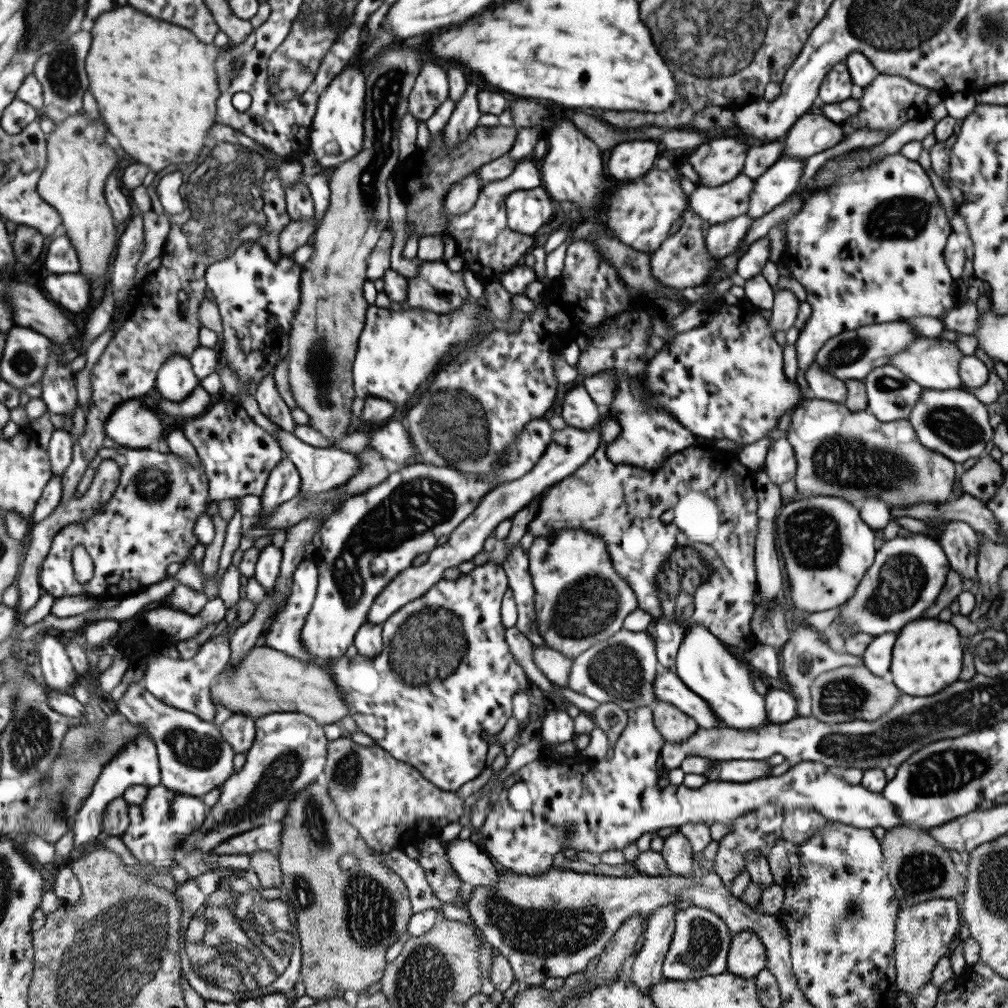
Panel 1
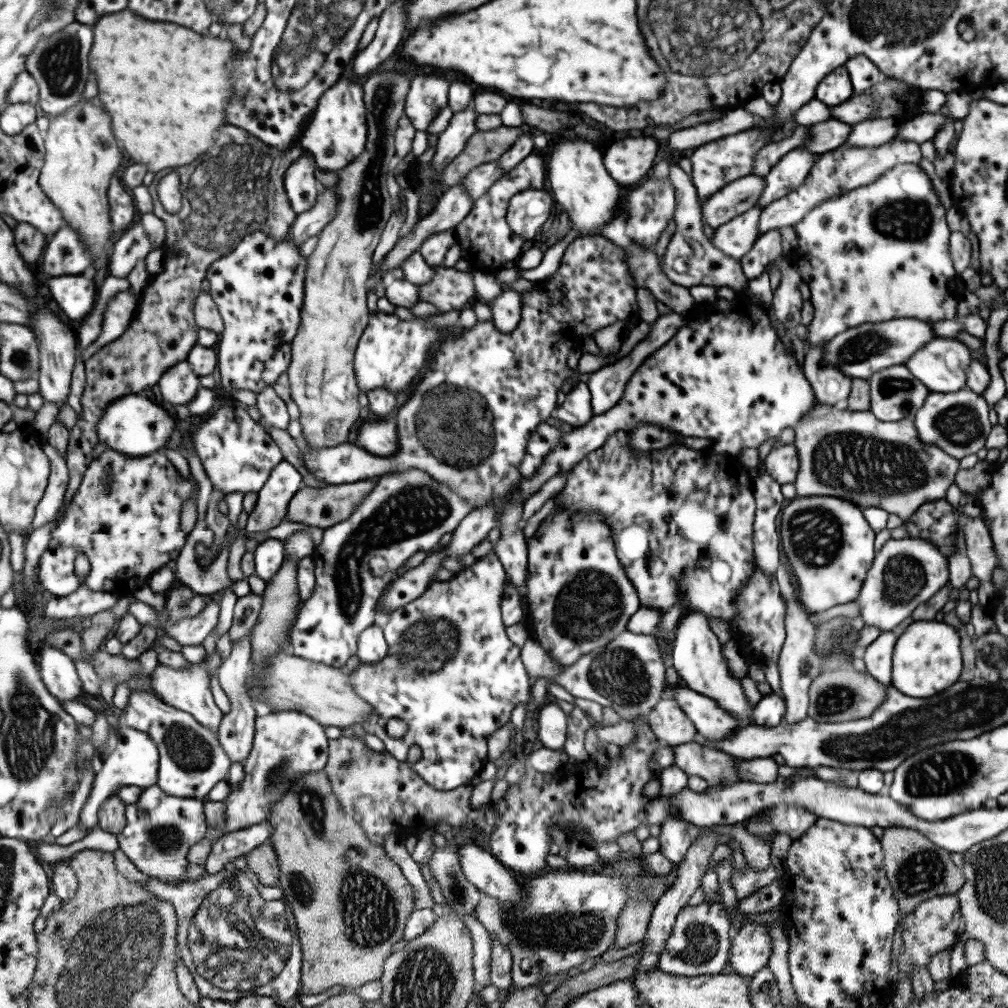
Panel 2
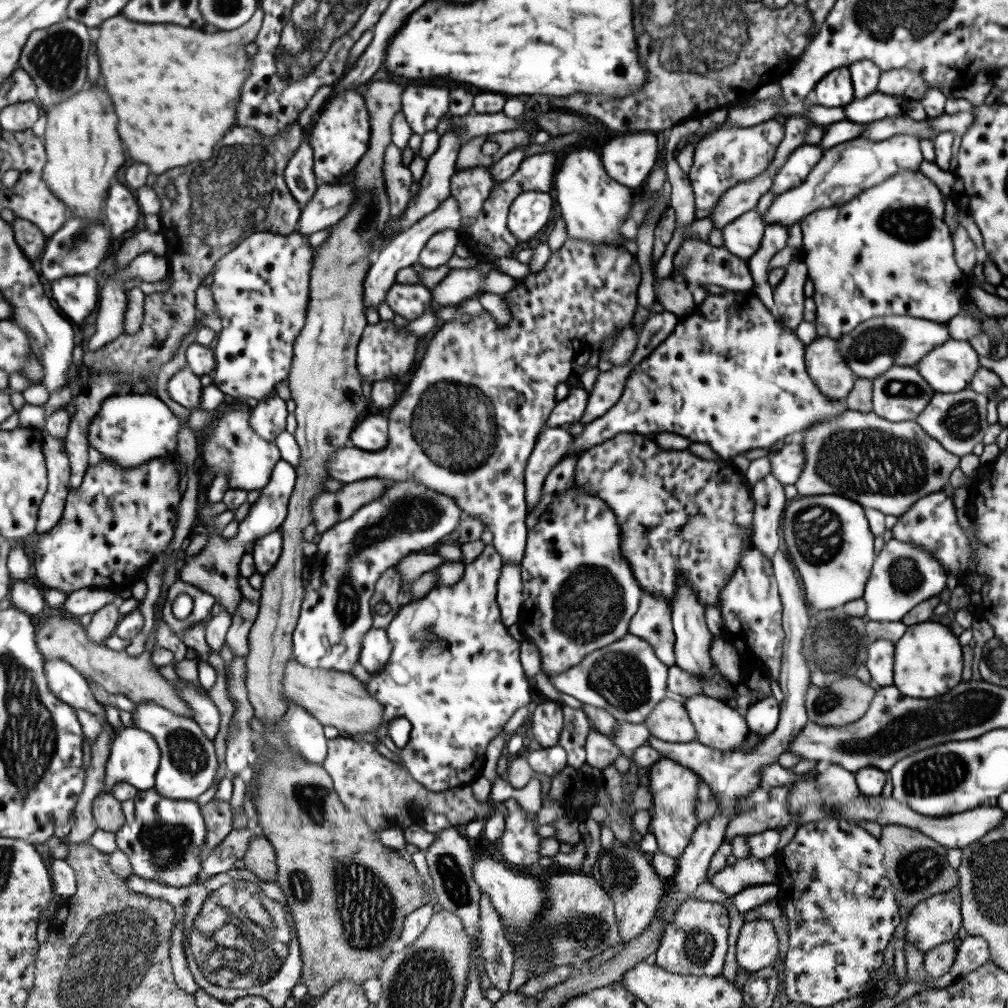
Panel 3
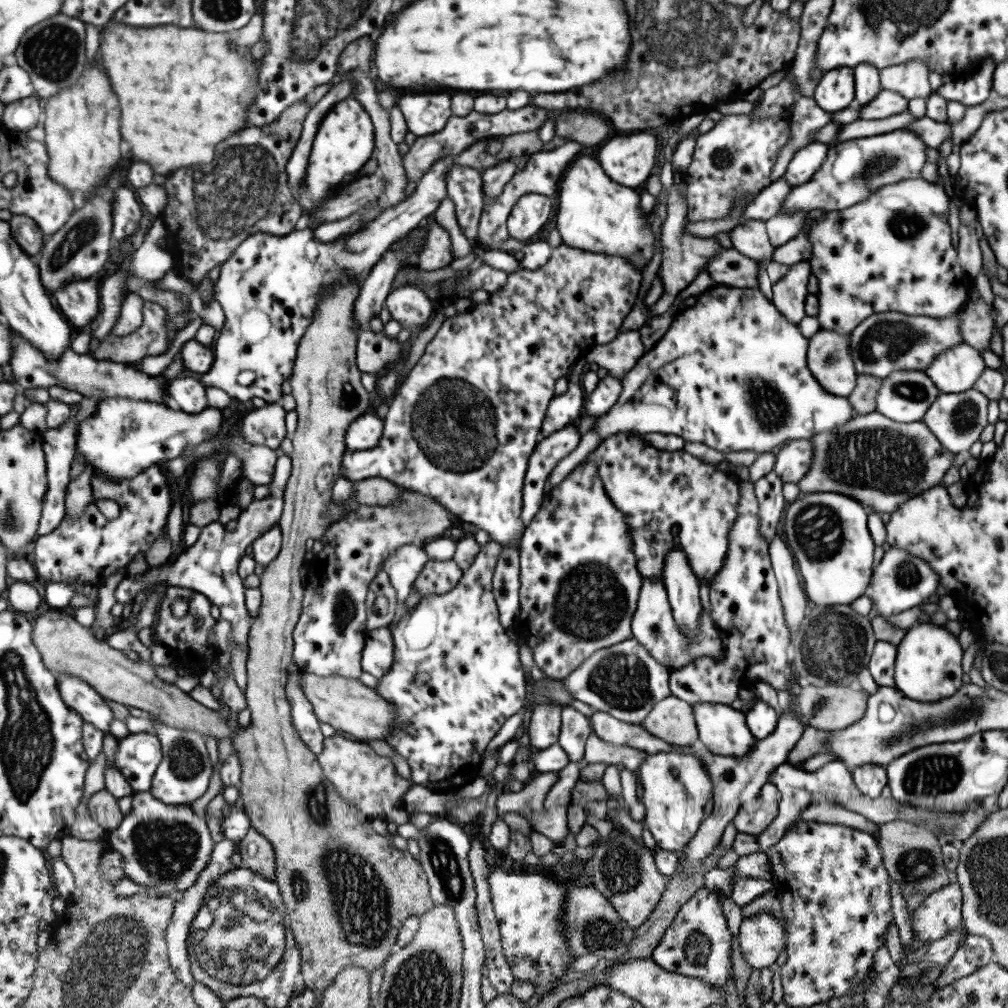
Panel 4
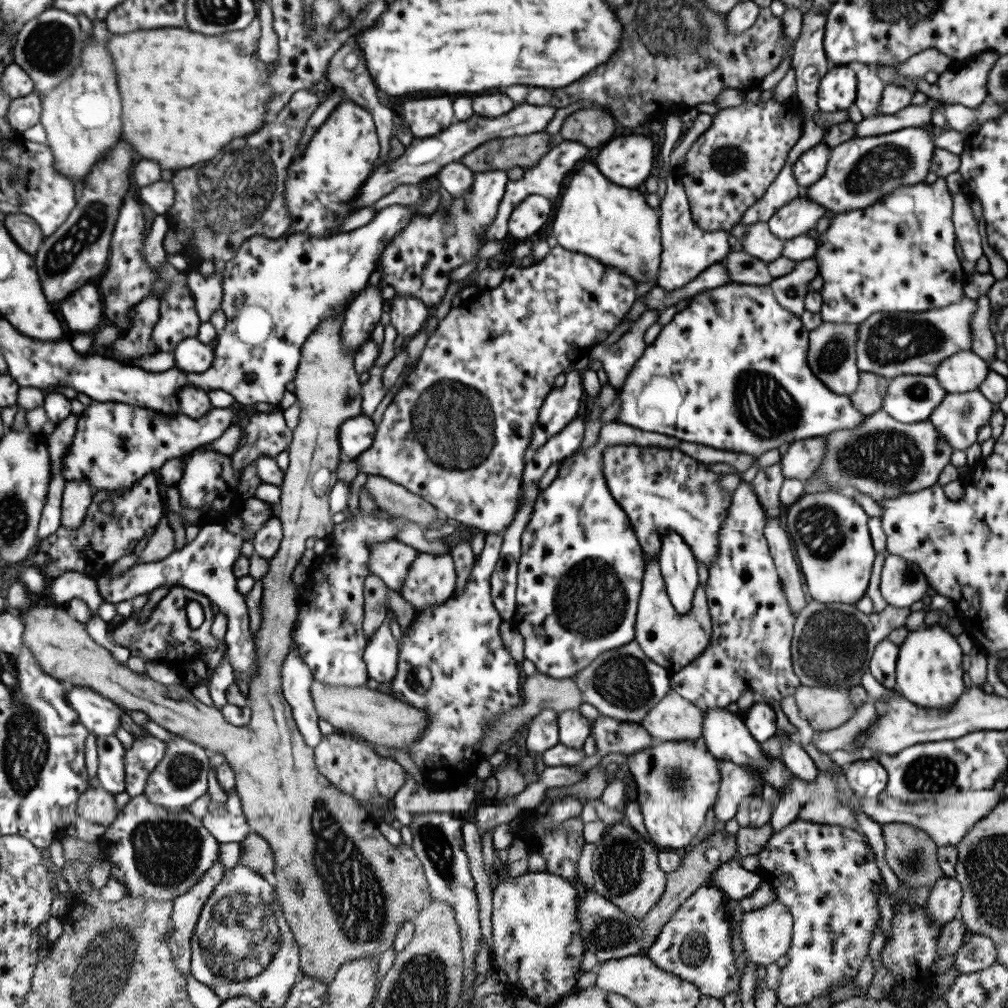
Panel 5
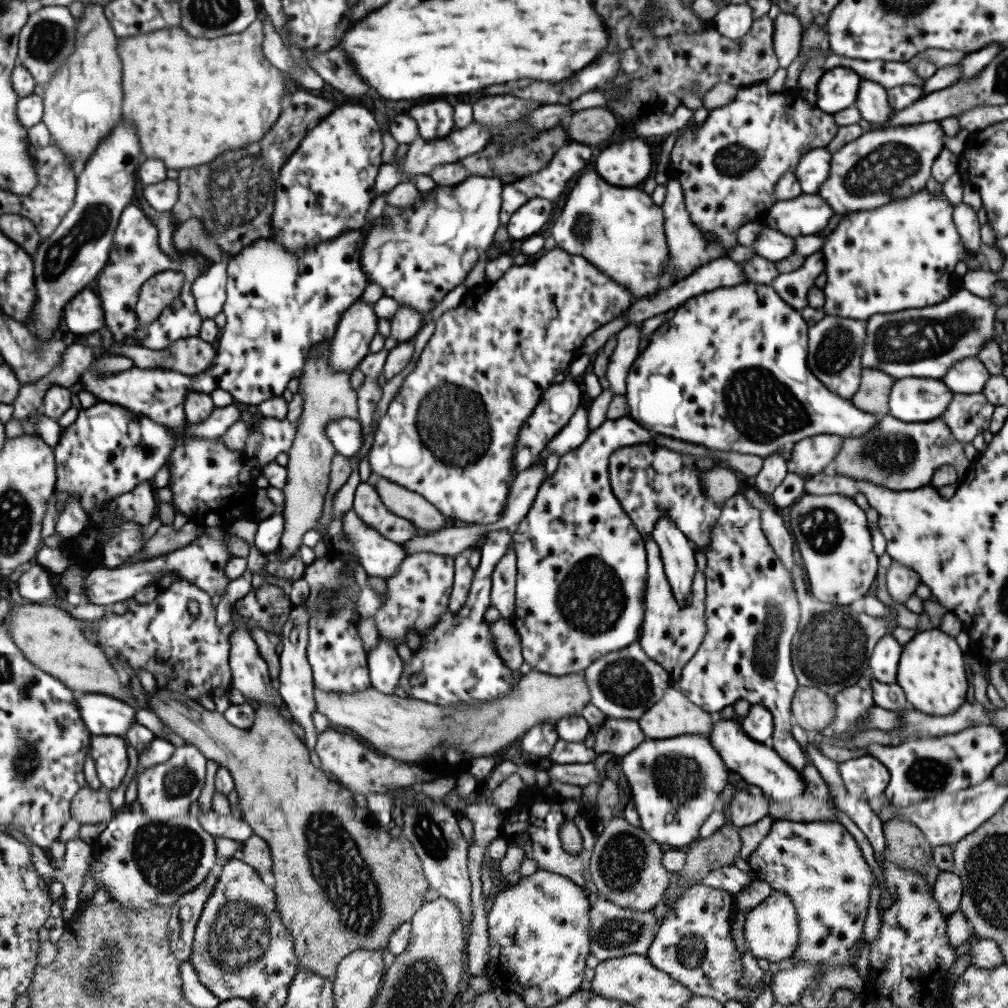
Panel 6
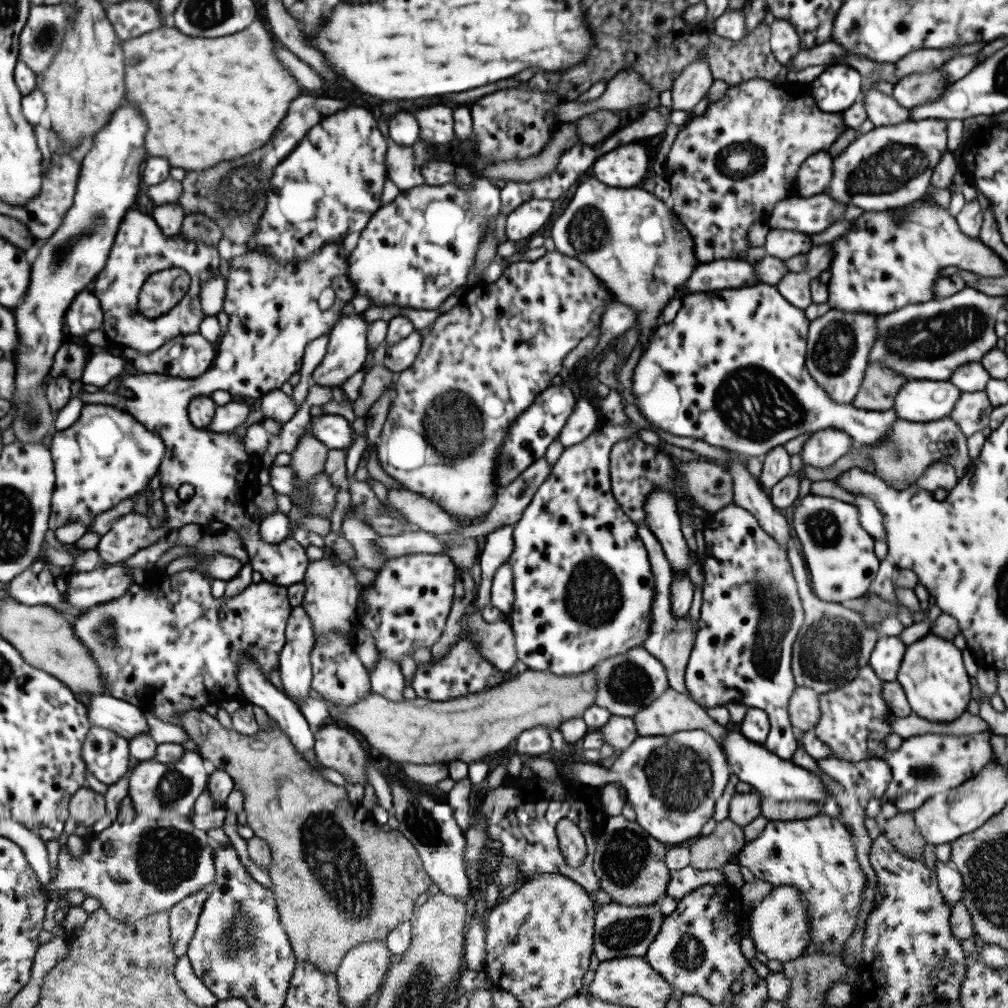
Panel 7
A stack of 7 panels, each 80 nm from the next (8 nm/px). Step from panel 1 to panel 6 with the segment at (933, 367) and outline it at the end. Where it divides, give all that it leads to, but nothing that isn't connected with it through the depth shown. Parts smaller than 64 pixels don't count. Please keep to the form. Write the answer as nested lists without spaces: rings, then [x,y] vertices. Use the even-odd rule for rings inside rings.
[[[969,356],[954,362],[946,375],[943,384],[951,392],[959,394],[981,393],[981,389],[990,374],[977,357]]]

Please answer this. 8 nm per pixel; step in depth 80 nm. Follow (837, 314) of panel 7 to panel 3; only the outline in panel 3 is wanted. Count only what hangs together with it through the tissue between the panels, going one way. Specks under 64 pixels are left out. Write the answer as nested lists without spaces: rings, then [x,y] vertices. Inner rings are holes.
[[[816,336],[805,345],[804,365],[809,378],[828,399],[839,401],[853,388],[855,376],[839,354],[837,339]]]

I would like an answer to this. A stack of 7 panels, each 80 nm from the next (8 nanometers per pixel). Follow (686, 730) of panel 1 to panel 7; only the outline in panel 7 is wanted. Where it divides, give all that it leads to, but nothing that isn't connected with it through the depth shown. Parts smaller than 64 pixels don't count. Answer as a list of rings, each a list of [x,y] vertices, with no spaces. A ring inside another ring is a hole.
[[[670,687],[659,694],[649,706],[645,706],[643,710],[637,710],[632,720],[637,736],[648,737],[651,735],[673,734],[673,732],[679,732],[680,730],[701,729],[707,731],[707,734],[710,734],[711,738],[714,738],[719,746],[722,746],[722,740],[726,735],[727,729],[727,726],[721,726],[713,722],[707,716],[707,712],[695,704],[687,694],[677,692]]]

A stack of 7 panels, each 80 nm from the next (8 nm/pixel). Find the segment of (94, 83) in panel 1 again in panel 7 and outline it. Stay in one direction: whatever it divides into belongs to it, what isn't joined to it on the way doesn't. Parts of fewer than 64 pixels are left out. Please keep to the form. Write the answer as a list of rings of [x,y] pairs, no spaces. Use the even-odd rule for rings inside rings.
[[[255,19],[249,26],[239,32],[221,36],[221,38],[191,38],[181,34],[175,27],[168,25],[165,28],[157,28],[140,34],[135,38],[123,41],[123,50],[127,50],[127,100],[135,102],[135,108],[145,116],[147,120],[147,134],[145,134],[145,150],[149,156],[163,156],[167,158],[171,168],[183,168],[183,170],[207,170],[215,166],[221,160],[233,160],[239,156],[245,156],[253,150],[257,150],[261,144],[265,144],[275,130],[275,126],[281,122],[281,118],[287,112],[287,104],[294,100],[300,93],[301,87],[290,70],[283,66],[276,57],[273,36],[267,29],[266,23]]]

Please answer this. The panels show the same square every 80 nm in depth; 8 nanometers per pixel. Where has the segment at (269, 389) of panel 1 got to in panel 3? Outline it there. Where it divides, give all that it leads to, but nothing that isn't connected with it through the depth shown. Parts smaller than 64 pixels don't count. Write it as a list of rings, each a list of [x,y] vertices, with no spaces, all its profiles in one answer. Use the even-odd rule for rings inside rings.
[[[274,393],[258,400],[248,414],[248,423],[261,439],[273,442],[285,428],[287,414],[285,401]]]

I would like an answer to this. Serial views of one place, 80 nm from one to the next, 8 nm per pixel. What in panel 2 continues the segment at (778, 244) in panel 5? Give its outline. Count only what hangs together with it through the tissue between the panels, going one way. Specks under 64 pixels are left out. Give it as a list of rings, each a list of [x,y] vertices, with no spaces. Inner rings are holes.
[[[751,208],[731,218],[717,229],[713,230],[712,245],[723,254],[738,260],[747,254],[751,245],[758,238],[757,220],[760,209]]]

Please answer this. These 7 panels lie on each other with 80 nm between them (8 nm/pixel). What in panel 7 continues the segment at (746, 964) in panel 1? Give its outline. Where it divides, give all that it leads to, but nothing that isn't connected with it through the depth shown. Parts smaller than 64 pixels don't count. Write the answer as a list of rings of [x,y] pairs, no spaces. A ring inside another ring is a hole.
[[[781,885],[772,888],[745,914],[756,951],[765,954],[767,960],[778,960],[781,963],[805,954],[810,944],[810,926],[806,914],[806,904],[795,887]]]

